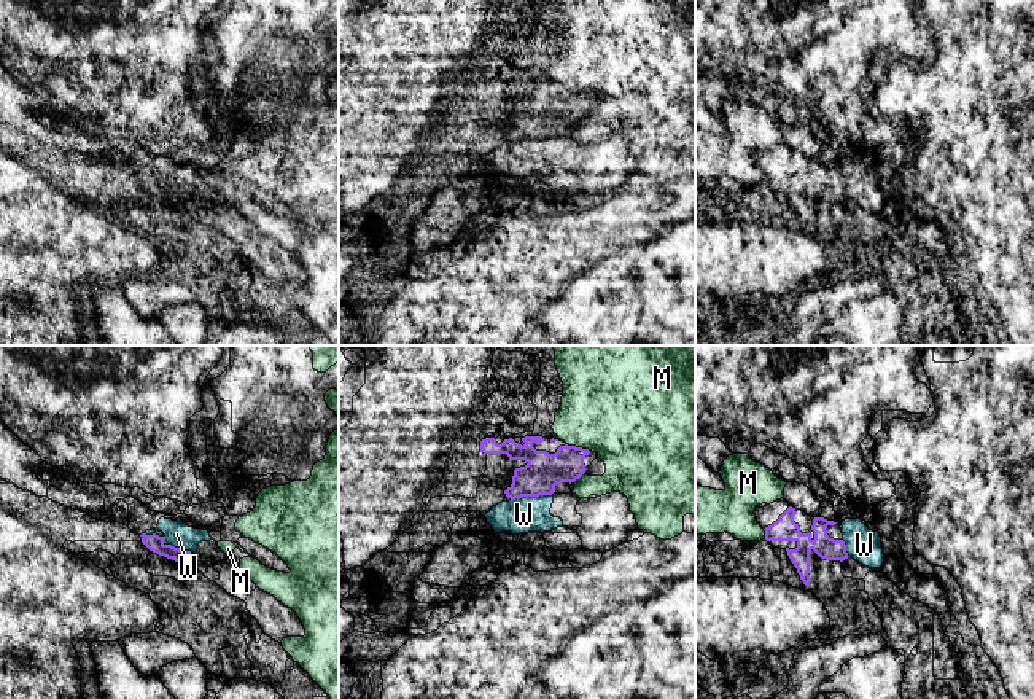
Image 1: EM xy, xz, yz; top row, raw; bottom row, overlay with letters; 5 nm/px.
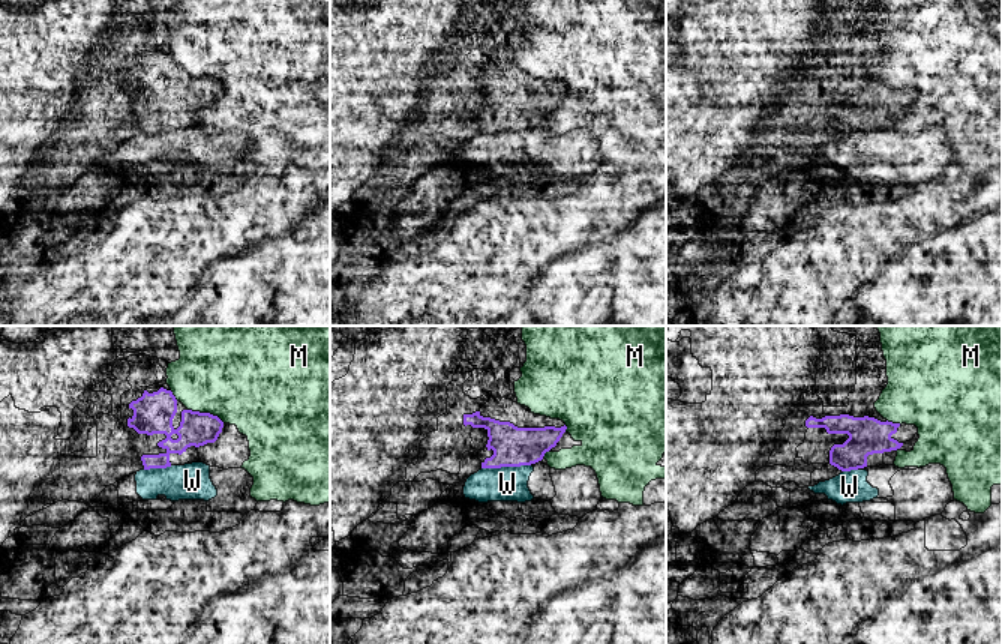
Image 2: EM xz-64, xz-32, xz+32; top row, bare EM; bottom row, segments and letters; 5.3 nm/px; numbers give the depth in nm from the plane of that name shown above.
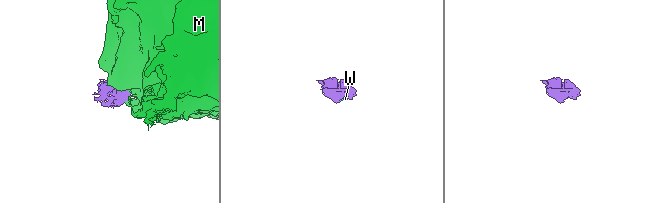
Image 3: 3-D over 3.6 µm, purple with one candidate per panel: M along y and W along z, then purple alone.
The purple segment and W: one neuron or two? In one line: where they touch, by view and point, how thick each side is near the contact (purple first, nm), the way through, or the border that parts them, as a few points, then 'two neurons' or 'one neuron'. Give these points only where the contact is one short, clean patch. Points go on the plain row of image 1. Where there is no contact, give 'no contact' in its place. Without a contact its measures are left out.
meets purple in xz at (532, 139); 190 nm thick on the purple side, 180 nm on the other; border along xz (552, 136), (511, 144); two neurons

